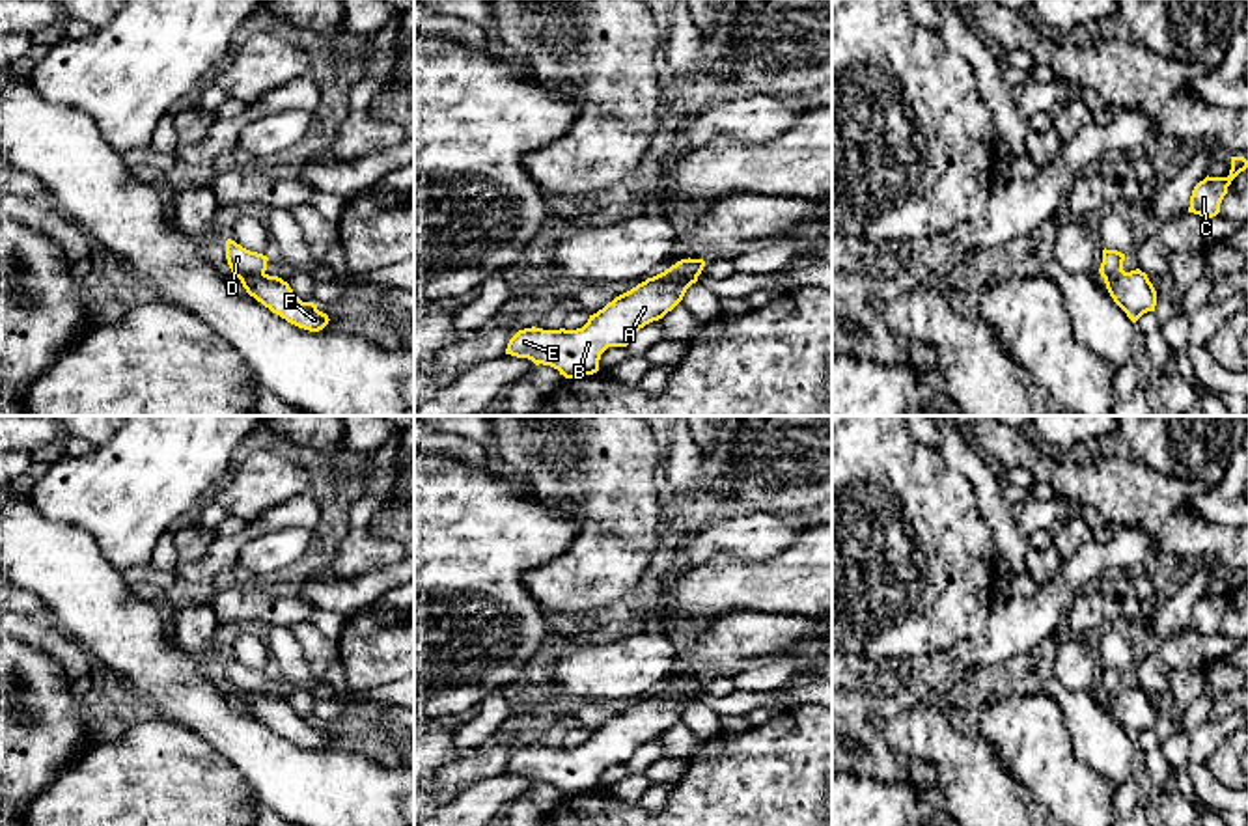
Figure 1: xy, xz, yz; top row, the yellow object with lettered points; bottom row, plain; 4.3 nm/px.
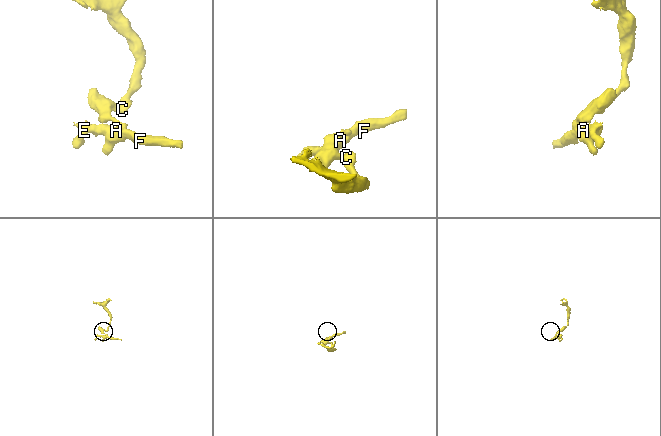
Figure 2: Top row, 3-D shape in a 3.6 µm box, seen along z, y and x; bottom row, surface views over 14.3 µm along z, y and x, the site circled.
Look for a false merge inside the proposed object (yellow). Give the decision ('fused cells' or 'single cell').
fused cells

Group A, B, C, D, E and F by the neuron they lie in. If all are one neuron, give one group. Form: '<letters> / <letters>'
A B E F / C D

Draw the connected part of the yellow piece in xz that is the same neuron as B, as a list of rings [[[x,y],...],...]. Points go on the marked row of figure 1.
[[[681,259],[664,272],[647,278],[631,291],[616,296],[603,310],[589,315],[576,330],[519,330],[507,343],[506,354],[528,358],[535,365],[550,365],[565,379],[599,371],[601,354],[608,347],[627,347],[645,324],[662,319],[698,282],[703,259]]]

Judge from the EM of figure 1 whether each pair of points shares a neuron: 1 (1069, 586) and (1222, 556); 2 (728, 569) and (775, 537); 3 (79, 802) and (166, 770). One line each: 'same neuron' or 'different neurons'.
1: different neurons
2: different neurons
3: same neuron

